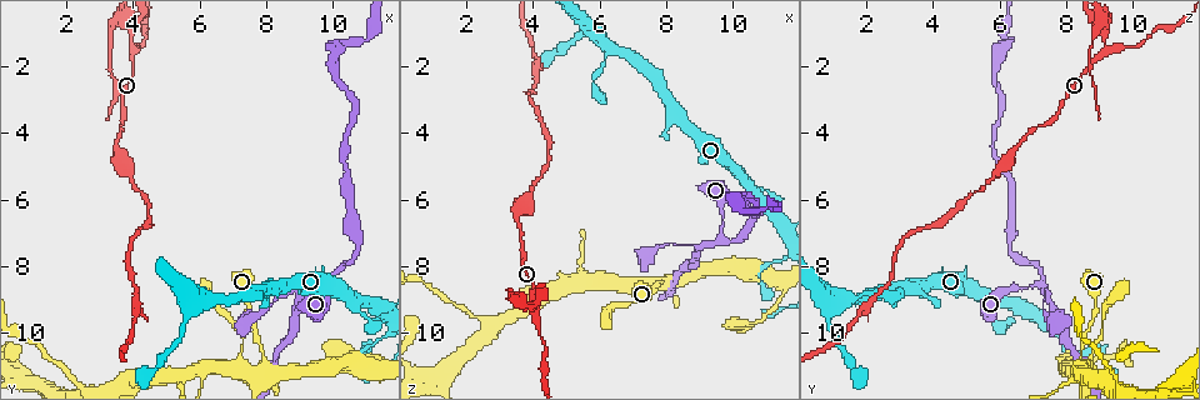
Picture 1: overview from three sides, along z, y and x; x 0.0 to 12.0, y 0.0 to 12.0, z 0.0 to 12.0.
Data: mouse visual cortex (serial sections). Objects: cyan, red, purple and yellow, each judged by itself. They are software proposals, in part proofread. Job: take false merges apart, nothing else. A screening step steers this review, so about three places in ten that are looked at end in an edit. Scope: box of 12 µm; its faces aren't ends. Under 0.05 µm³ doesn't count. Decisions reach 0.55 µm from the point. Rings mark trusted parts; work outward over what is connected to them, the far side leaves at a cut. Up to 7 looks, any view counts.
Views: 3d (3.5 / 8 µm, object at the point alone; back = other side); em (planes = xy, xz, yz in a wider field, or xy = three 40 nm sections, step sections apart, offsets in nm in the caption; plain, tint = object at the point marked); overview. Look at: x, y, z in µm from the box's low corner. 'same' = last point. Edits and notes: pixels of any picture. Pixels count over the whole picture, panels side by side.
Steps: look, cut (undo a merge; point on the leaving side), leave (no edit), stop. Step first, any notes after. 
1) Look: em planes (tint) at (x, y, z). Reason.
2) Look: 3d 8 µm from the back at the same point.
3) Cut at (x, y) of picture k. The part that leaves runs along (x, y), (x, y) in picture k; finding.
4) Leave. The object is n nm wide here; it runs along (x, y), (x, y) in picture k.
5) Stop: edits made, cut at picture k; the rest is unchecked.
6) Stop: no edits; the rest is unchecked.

Look: 3d 3.5 µm at (2.2, 11.3, 9.5). Thick turns thin.

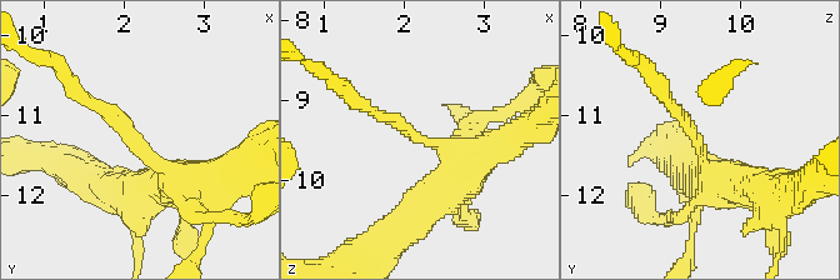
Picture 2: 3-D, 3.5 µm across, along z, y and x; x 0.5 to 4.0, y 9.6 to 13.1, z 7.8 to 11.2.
Look: em xy step 1 (tint) at (2.15, 11.30, 9.50). The arms are 150, 500 nm wide; now the EM.

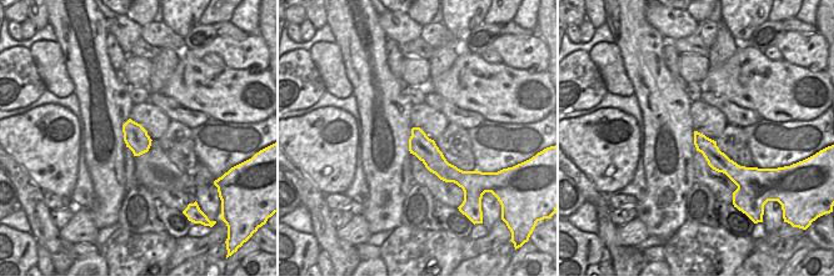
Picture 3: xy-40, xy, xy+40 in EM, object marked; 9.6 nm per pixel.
Leave. It runs along (415, 130), (419, 144), (452, 179) in picture 3; all the same cell.

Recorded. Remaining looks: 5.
Look: 3d 8 µm from the back at (4.0, 5.4, 5.8). Thick turns thin.

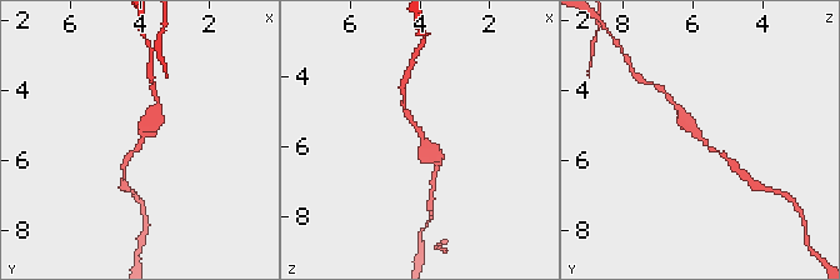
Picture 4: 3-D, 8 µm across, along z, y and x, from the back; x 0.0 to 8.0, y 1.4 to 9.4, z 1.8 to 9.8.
Look: 3d 3.5 µm at (4.0, 5.3, 5.8).

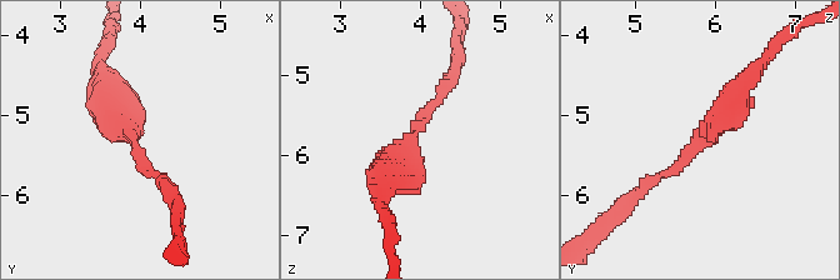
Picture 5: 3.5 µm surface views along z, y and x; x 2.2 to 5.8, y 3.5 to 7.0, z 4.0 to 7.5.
Look: em planes (tint) at (3.90, 5.30, 5.75). Shape alone is not enough.

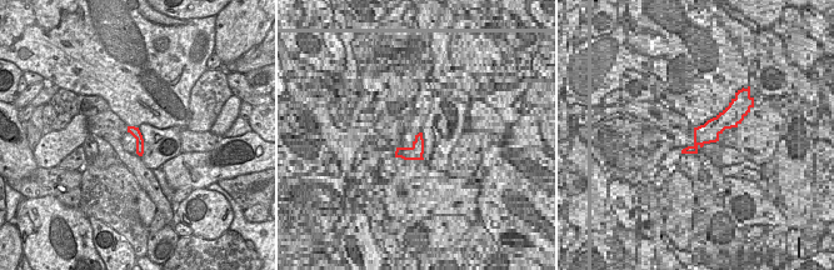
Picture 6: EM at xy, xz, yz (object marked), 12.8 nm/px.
Leave. The arms are 150, 400 nm wide; it runs along (130, 129), (139, 138), (140, 153) in picture 6; continuous, no second cell.

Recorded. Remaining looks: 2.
Look: 3d 3.5 µm at (9.6, 8.6, 6.9). Abrupt turn.

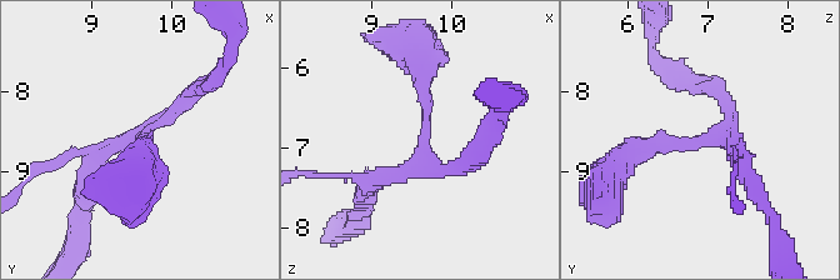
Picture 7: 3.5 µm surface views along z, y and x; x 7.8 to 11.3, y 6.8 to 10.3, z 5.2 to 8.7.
Look: em xy step 1 (tint) at (9.65, 8.60, 6.90). 3 arms meet here; the arms are 200, 200, 300 nm wide.

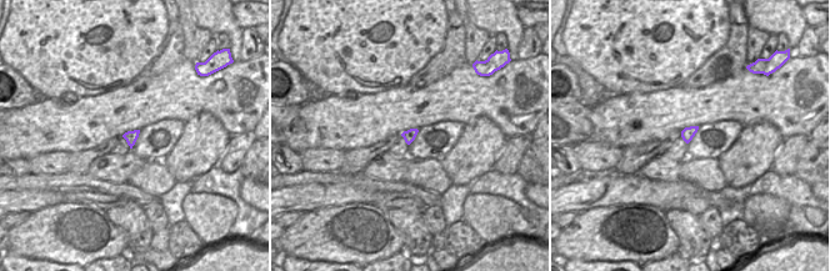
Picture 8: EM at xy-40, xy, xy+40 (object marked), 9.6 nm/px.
Leave. It runs along (620, 164), (715, 133), (721, 95) in picture 7; one cell here.

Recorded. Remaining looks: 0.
Stop: no edits; the rest is unchecked.

